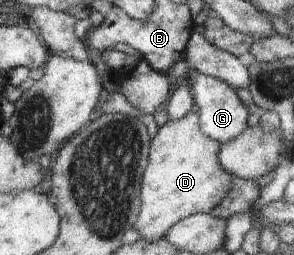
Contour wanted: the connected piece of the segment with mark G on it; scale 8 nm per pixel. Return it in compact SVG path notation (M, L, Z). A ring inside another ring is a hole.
M185 58L187 66L191 71L190 88L194 101L194 109L199 113L199 123L201 131L210 139L219 144L229 143L237 138L248 127L248 108L239 99L235 89L227 85L225 81L212 76L207 76L194 71L191 61Z

